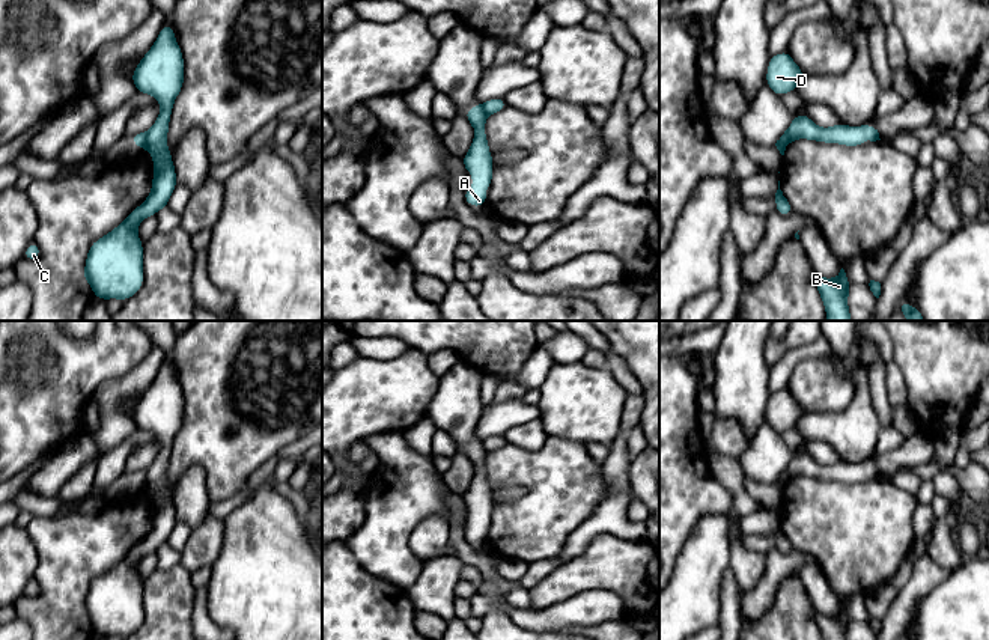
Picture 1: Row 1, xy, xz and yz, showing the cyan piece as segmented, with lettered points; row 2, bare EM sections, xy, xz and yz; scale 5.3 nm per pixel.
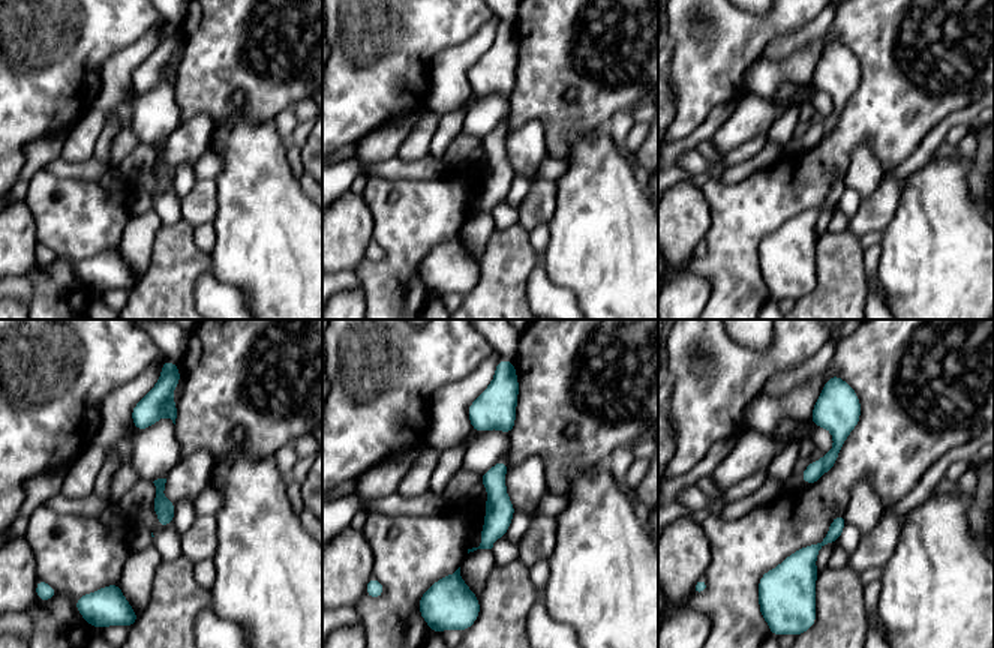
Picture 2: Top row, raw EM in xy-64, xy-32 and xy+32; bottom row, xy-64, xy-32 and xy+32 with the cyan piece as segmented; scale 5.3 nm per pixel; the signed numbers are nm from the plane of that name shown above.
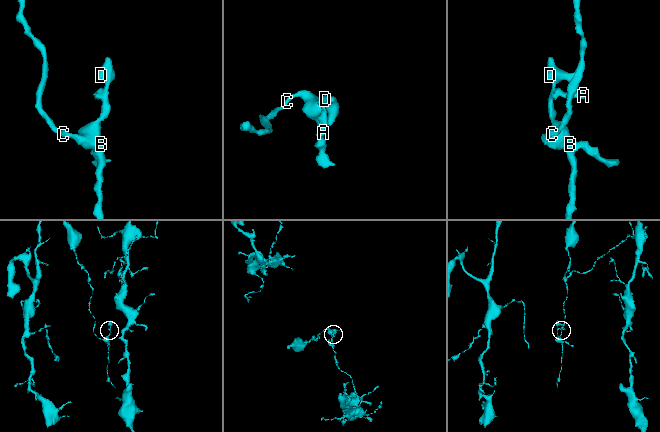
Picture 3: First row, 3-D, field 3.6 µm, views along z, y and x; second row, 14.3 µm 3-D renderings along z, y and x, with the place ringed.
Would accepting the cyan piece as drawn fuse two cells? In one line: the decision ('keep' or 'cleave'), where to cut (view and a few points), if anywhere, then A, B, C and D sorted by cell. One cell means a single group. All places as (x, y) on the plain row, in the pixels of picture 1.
cleave; cut xy (145, 470), (146, 484); groups A / B C D

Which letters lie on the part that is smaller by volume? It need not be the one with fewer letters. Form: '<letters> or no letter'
A

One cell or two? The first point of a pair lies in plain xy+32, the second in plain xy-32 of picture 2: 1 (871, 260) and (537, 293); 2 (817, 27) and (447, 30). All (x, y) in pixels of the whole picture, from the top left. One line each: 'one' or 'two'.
1: one
2: two

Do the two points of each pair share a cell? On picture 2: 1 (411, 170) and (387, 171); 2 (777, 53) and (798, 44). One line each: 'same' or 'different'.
1: same
2: same

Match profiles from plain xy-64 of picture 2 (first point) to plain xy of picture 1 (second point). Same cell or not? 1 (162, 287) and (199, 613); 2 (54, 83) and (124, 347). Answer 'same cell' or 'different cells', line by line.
1: different cells
2: same cell

